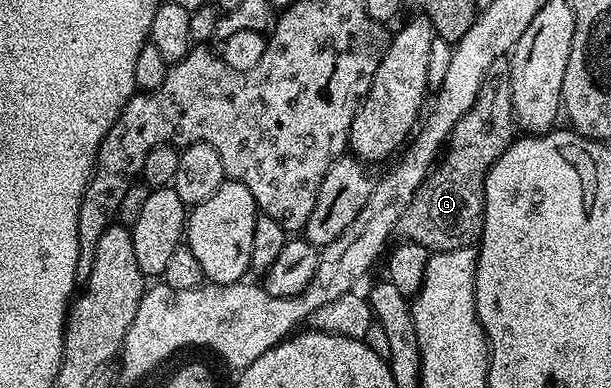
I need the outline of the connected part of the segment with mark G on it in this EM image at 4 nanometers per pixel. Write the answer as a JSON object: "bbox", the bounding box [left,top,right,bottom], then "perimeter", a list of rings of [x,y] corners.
{"bbox":[396,57,517,253],"perimeter":[[[504,57],[497,59],[487,70],[474,104],[449,135],[439,159],[442,167],[437,165],[430,170],[414,199],[402,213],[396,234],[401,234],[402,240],[423,245],[430,253],[474,246],[481,238],[485,220],[487,173],[513,143],[517,130],[509,84],[509,61]]]}

